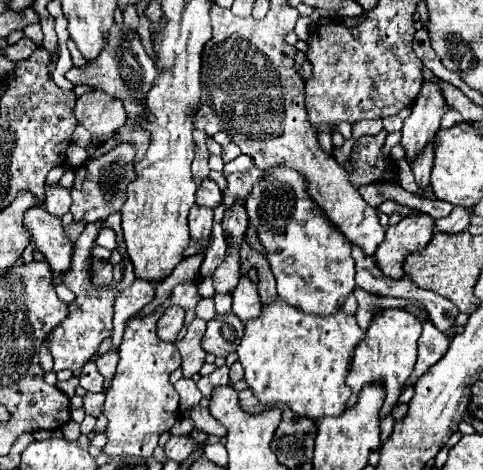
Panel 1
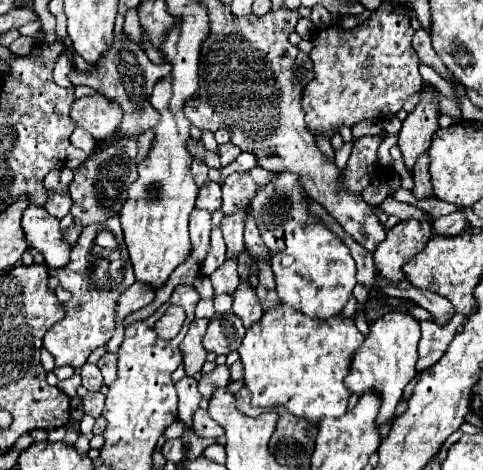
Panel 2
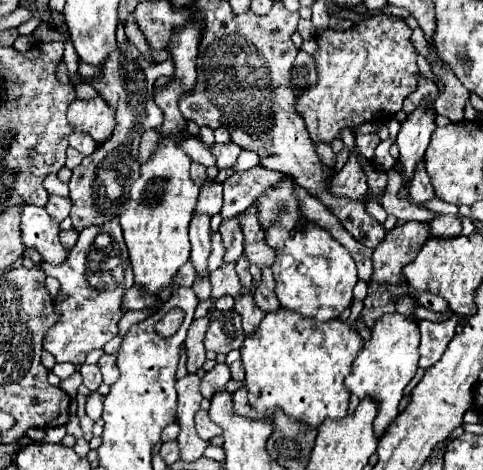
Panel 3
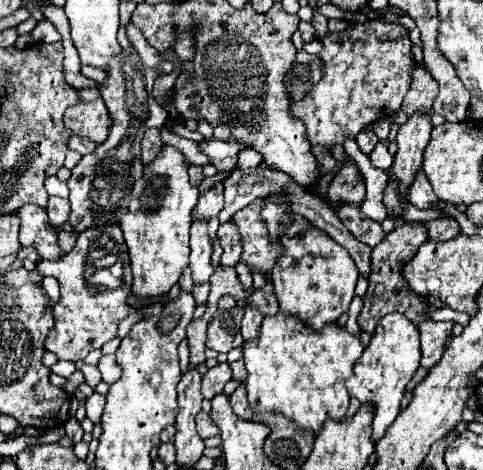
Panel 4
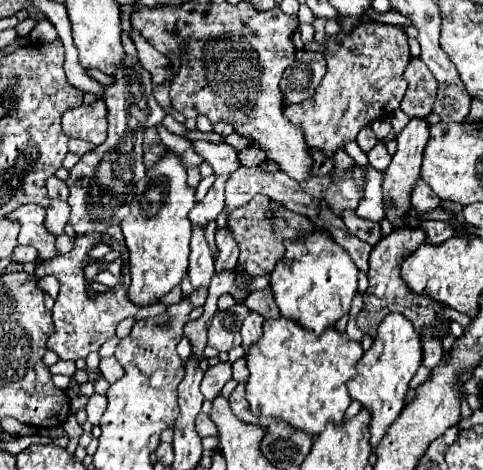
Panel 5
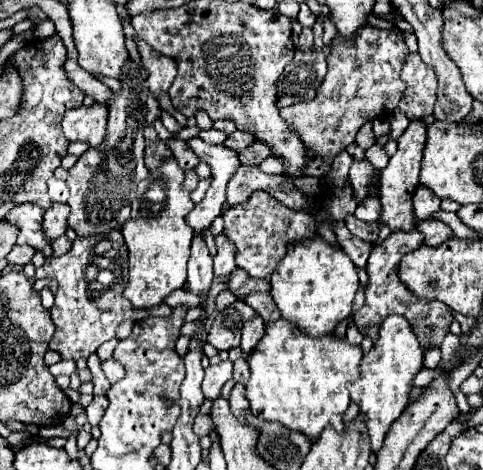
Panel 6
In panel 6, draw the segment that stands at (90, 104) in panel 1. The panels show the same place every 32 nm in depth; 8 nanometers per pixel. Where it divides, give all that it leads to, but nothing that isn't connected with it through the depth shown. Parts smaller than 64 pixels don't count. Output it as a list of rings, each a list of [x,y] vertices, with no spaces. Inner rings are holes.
[[[104,104],[80,106],[68,110],[62,120],[64,136],[70,142],[86,142],[88,146],[96,148],[104,140],[106,120],[108,120],[108,108]]]

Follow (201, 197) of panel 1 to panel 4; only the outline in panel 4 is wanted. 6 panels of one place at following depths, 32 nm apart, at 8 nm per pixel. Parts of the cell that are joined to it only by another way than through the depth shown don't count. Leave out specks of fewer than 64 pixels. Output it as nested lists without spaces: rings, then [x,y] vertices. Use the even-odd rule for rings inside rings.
[[[216,182],[204,196],[198,200],[192,210],[192,220],[212,220],[224,208],[224,182]]]

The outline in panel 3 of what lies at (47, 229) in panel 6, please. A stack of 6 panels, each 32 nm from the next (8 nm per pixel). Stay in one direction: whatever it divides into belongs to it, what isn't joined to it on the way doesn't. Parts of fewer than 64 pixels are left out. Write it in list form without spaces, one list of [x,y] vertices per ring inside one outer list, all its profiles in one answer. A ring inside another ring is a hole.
[[[50,196],[50,198],[48,198],[48,204],[46,204],[46,210],[48,210],[50,218],[60,224],[60,222],[62,222],[64,218],[68,218],[68,214],[70,214],[70,198]]]

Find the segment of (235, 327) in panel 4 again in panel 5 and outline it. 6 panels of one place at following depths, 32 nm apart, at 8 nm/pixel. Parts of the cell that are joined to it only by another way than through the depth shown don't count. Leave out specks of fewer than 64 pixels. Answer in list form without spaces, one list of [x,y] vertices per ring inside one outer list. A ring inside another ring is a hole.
[[[236,302],[228,310],[218,310],[212,318],[208,330],[208,344],[218,352],[228,352],[240,346],[240,328],[242,320],[250,314],[250,308],[244,302]]]

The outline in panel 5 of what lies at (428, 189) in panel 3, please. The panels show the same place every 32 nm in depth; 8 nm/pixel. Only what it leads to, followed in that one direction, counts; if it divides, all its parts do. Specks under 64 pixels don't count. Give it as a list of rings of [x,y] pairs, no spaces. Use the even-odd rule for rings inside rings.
[[[422,180],[416,182],[416,188],[412,190],[412,208],[418,214],[428,214],[436,208],[440,208],[440,198],[432,192],[432,188],[428,188],[428,184],[424,184]]]

